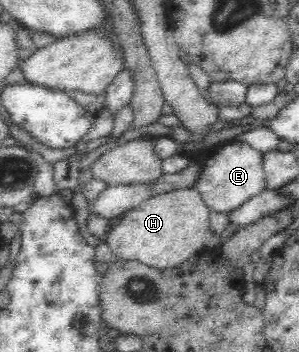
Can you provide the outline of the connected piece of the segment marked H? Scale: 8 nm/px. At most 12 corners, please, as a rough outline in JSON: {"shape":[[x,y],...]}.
{"shape":[[195,185],[111,222],[115,259],[171,269],[201,251],[210,209]]}

